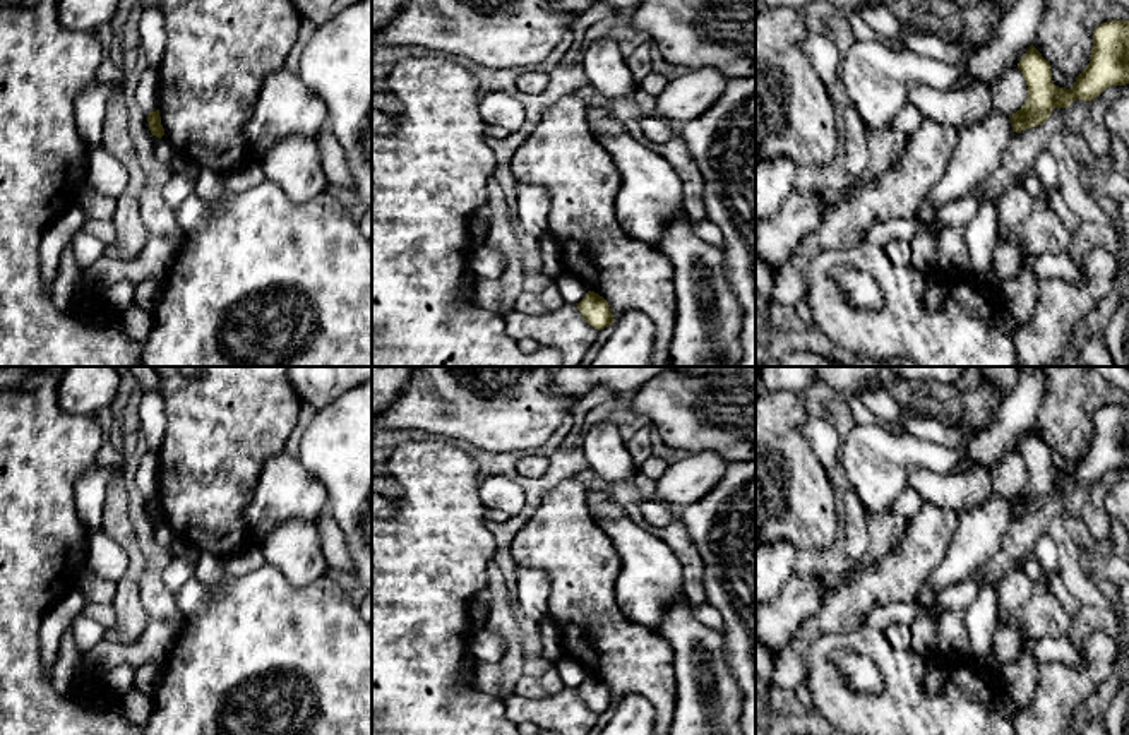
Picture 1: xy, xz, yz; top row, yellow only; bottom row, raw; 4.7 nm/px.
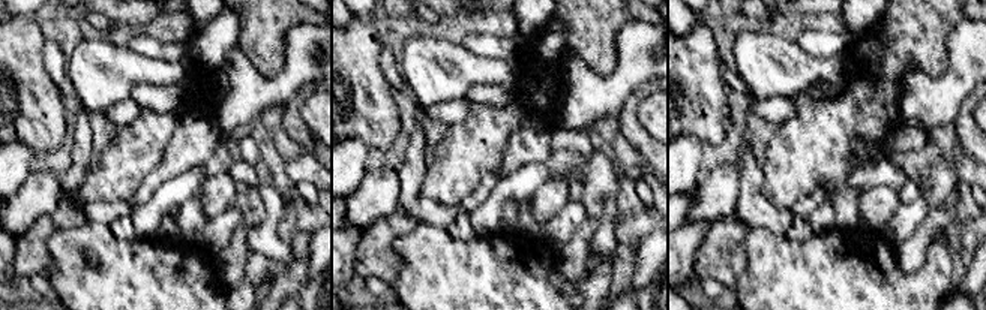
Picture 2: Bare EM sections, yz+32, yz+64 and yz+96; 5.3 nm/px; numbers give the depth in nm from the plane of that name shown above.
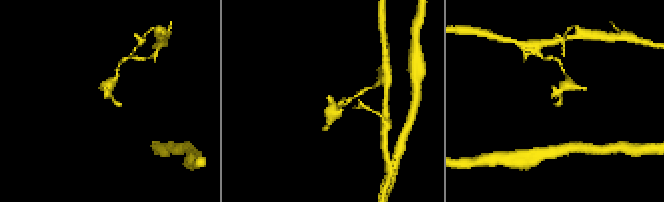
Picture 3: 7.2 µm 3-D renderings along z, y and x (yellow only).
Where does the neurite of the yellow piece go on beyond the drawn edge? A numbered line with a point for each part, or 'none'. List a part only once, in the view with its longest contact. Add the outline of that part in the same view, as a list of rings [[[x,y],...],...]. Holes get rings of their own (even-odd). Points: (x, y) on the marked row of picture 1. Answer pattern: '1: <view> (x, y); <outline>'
none

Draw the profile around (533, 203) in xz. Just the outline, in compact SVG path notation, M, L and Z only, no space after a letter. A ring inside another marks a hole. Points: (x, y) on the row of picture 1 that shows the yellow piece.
M517 183L517 223L521 228L543 240L548 233L548 214L550 214L550 194L533 183Z

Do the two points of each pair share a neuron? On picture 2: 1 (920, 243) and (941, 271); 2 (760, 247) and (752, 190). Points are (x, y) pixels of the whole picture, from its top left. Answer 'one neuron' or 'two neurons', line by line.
1: two neurons
2: two neurons

